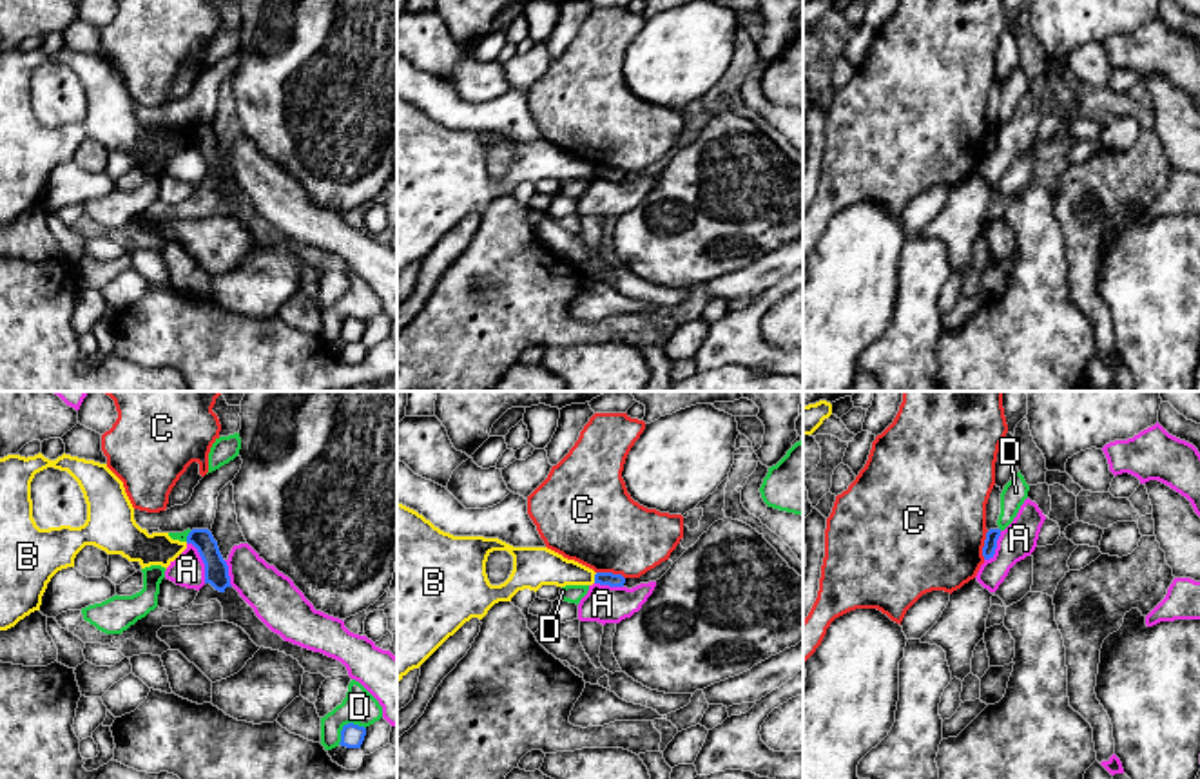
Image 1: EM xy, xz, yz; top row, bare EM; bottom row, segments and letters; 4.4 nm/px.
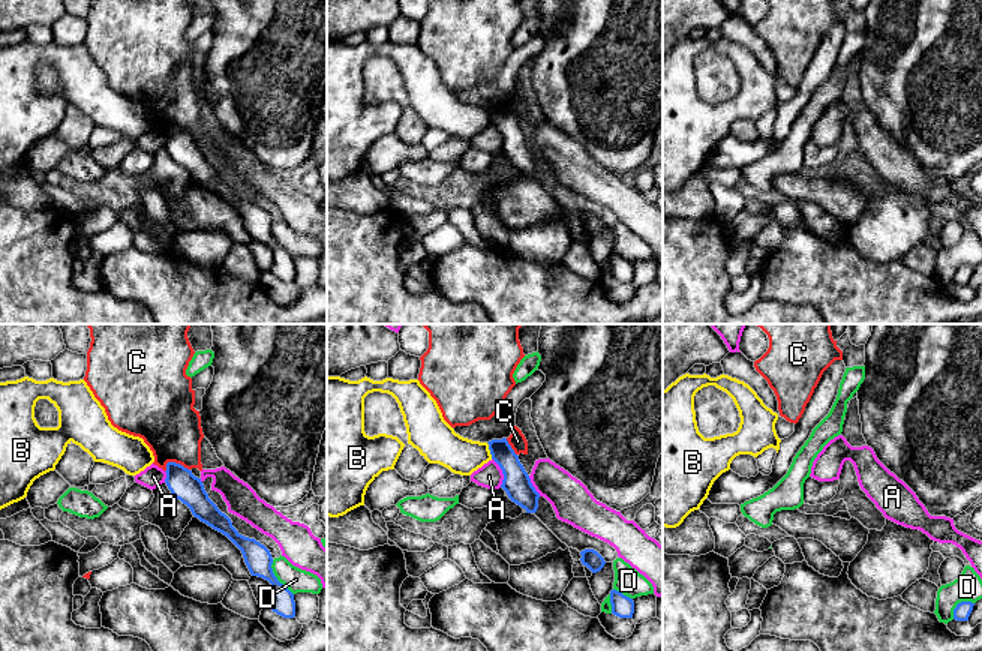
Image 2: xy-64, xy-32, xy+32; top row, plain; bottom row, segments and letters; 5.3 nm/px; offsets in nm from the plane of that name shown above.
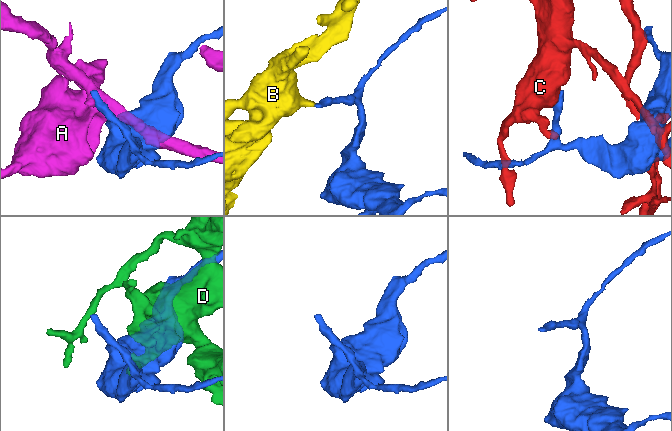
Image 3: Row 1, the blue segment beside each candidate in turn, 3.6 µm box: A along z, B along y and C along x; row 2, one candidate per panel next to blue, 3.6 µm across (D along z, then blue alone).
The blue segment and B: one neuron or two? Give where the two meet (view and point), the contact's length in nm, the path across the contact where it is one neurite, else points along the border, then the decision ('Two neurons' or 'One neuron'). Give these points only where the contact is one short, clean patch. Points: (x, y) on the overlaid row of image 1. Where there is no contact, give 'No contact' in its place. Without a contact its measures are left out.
Touches blue at xz (595, 578). Shared border 50 nm. Boundary: xz (597, 573), (593, 582). Two neurons

